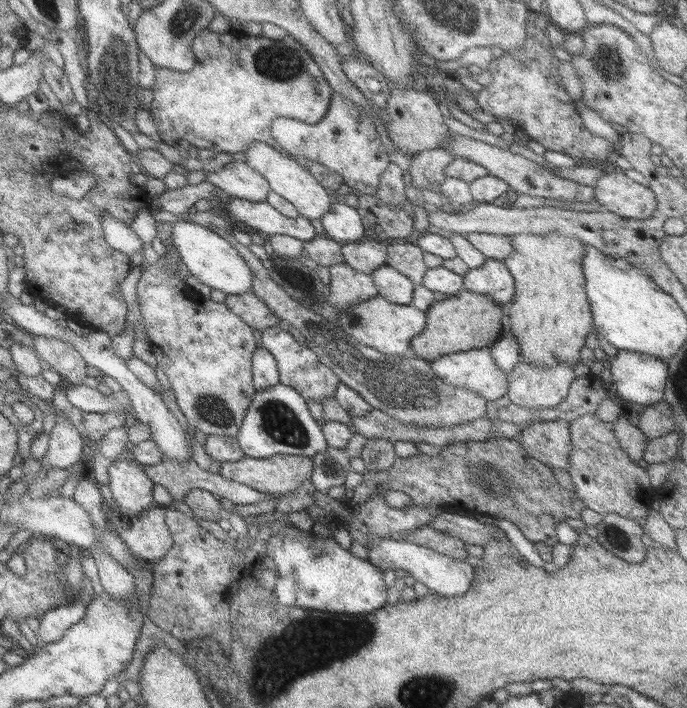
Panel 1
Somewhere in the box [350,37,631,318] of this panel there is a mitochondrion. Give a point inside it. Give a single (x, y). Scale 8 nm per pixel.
(607, 67)

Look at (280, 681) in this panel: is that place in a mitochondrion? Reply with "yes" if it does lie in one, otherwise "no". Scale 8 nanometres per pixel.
yes

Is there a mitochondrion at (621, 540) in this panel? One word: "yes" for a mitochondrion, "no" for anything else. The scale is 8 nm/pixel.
yes

